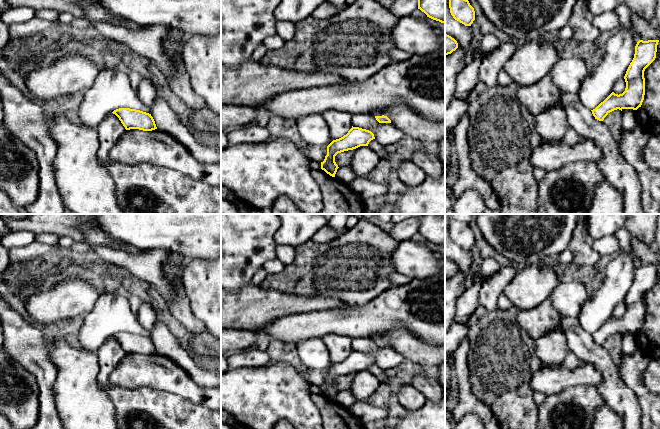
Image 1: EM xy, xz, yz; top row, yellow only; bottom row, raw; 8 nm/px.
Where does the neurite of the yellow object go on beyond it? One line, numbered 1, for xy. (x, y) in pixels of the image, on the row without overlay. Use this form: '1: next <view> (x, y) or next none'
1: next none

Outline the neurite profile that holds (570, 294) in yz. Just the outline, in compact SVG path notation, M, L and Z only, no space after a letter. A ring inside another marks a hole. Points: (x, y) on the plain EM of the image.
M565 278L558 283L549 299L561 316L578 318L590 293L590 286L584 279Z

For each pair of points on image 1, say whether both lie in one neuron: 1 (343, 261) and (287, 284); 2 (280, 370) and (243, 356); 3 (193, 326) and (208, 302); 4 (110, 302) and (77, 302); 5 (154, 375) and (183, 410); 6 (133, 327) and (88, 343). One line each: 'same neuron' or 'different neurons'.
1: same neuron
2: different neurons
3: different neurons
4: different neurons
5: different neurons
6: same neuron

